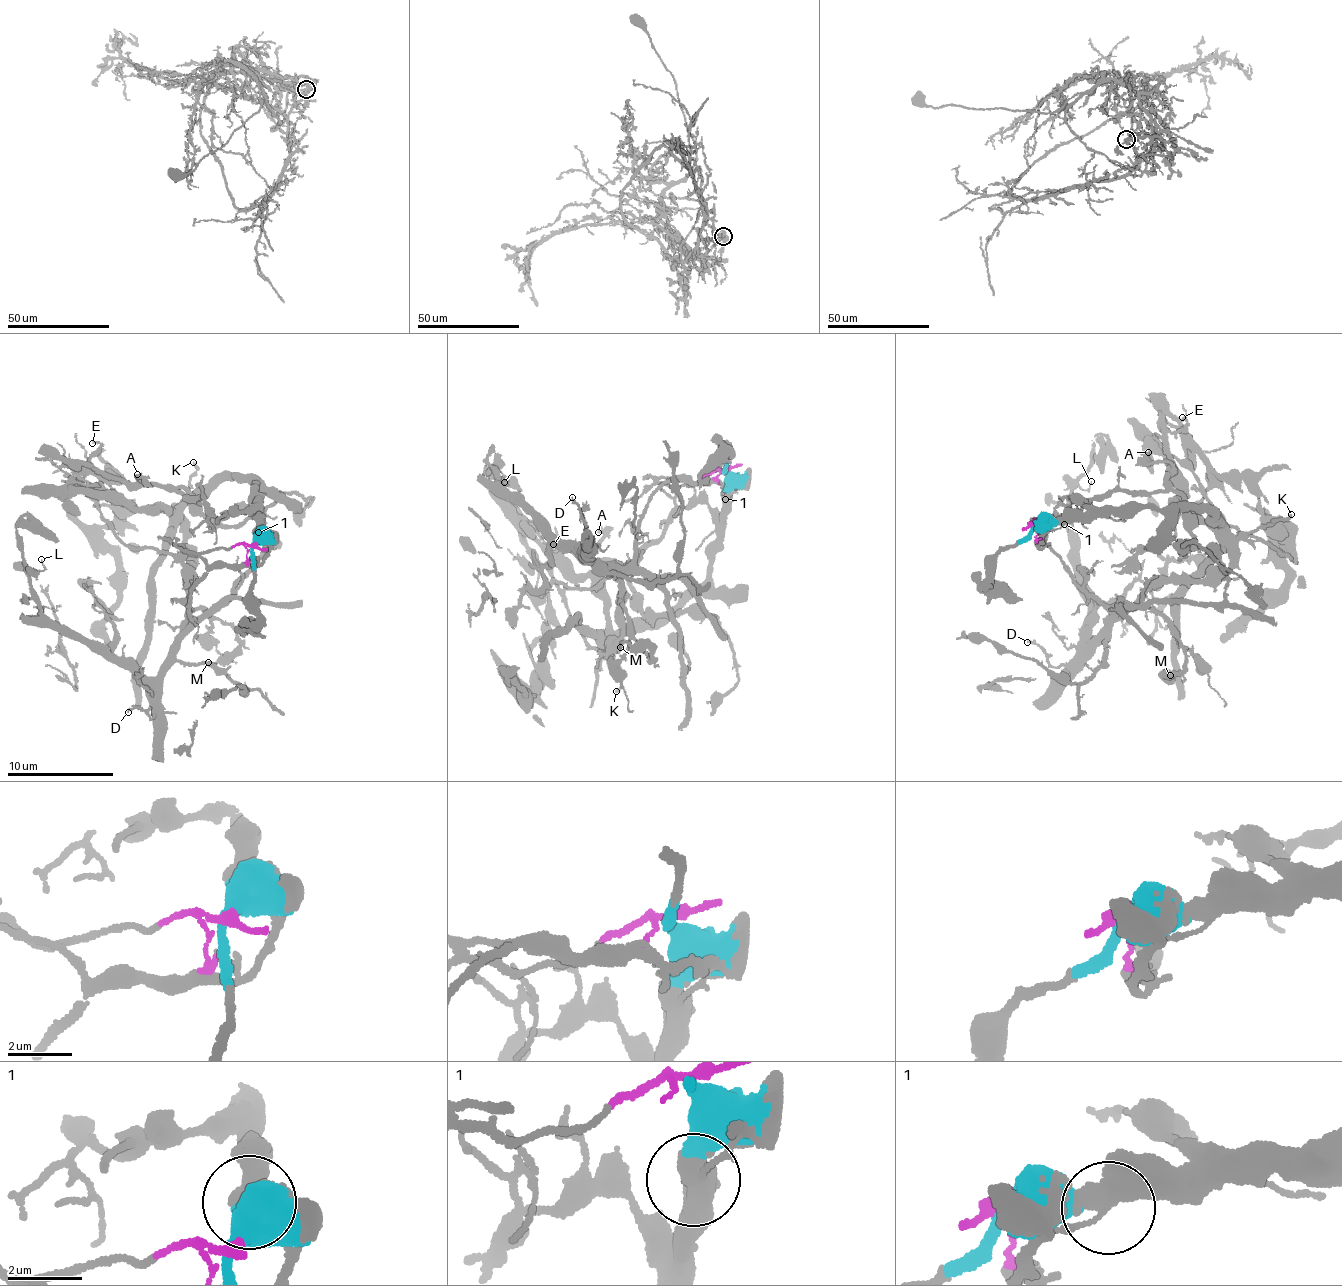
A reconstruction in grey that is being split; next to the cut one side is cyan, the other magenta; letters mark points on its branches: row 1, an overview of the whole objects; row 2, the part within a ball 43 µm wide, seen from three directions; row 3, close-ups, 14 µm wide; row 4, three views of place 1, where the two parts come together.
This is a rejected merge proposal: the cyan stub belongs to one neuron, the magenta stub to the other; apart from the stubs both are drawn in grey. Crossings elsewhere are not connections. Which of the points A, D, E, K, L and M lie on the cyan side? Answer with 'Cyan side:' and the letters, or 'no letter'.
Cyan side: A, E

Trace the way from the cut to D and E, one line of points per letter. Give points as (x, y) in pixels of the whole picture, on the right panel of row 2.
D: (1033, 524), (1037, 539), (1045, 533), (1043, 545), (1111, 618), (1094, 642), (1055, 668), (1028, 642)
E: (1033, 524), (1067, 524), (1084, 512), (1084, 500), (1165, 488), (1172, 467), (1166, 435), (1186, 424), (1182, 418)

